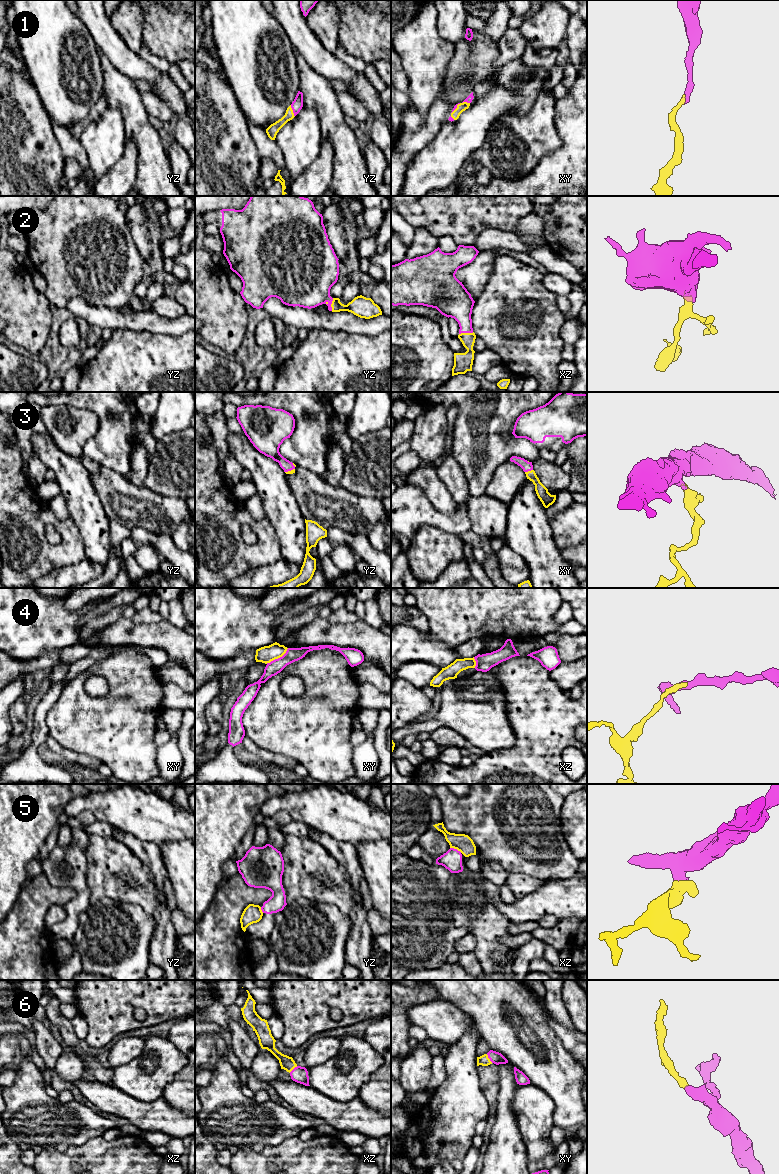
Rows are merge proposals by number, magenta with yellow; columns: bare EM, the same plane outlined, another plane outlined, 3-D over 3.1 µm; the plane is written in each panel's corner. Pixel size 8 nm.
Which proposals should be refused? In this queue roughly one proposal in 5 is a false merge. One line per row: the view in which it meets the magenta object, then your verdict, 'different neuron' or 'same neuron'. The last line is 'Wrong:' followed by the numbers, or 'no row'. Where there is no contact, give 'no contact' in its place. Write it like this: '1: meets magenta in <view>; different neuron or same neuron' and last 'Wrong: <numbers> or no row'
1: meets magenta in yz; same neuron
2: meets magenta in xz; same neuron
3: meets magenta in xy; same neuron
4: meets magenta in xy; different neuron
5: meets magenta in xz; different neuron
6: meets magenta in xy; same neuron
Wrong: 4, 5

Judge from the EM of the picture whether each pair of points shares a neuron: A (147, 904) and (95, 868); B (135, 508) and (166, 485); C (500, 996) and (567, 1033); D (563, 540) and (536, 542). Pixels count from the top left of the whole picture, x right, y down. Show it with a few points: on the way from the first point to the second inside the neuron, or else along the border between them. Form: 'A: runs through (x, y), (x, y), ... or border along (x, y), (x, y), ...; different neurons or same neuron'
A: runs through (134, 891), (124, 887), (108, 872); same neuron
B: border along (144, 485), (164, 496), (179, 498); different neurons
C: border along (541, 1001), (547, 1021), (562, 1043); different neurons
D: border along (548, 520), (553, 540), (561, 552); different neurons

